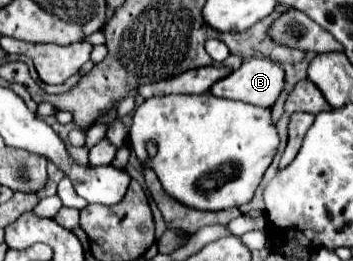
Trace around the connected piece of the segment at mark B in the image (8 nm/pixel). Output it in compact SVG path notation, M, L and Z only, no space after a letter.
M251 58L227 78L213 84L211 94L219 98L241 100L261 108L269 108L279 98L285 84L285 70L265 58Z

